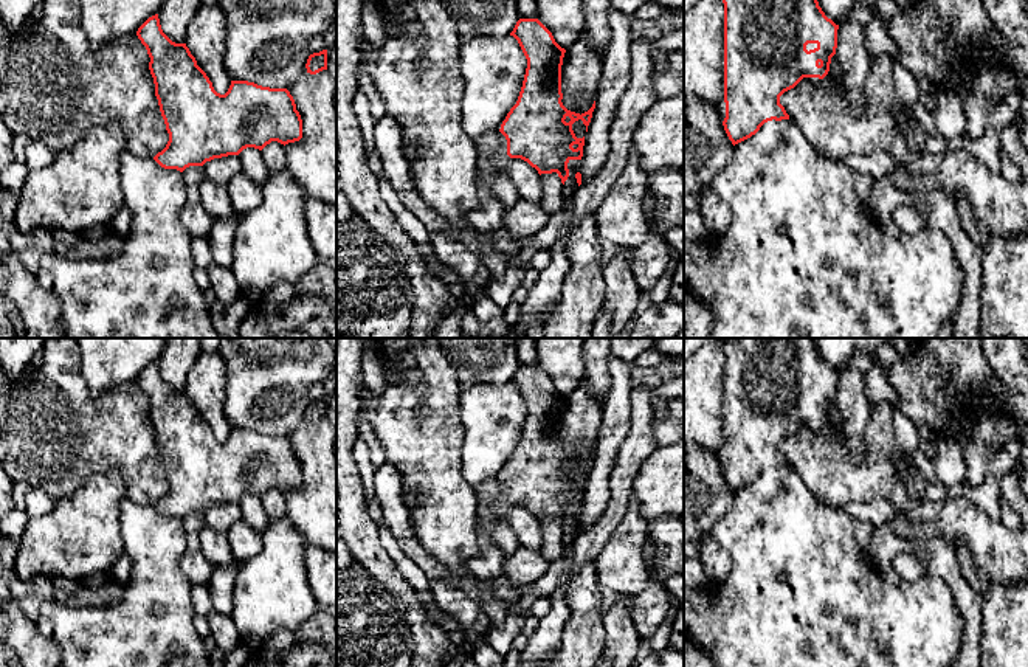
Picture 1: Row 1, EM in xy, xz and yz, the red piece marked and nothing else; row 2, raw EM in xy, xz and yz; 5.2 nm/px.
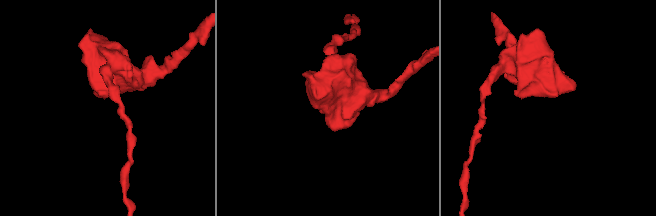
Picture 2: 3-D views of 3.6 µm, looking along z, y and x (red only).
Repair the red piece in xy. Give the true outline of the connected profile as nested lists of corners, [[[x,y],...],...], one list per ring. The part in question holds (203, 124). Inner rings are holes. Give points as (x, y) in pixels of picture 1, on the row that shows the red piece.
[[[158,14],[149,17],[136,36],[150,57],[155,96],[169,133],[166,147],[154,157],[161,168],[183,172],[189,166],[203,166],[214,158],[239,155],[247,147],[262,150],[271,141],[285,146],[302,138],[302,119],[287,88],[231,81],[228,92],[220,95],[186,43],[175,43],[163,33]]]

